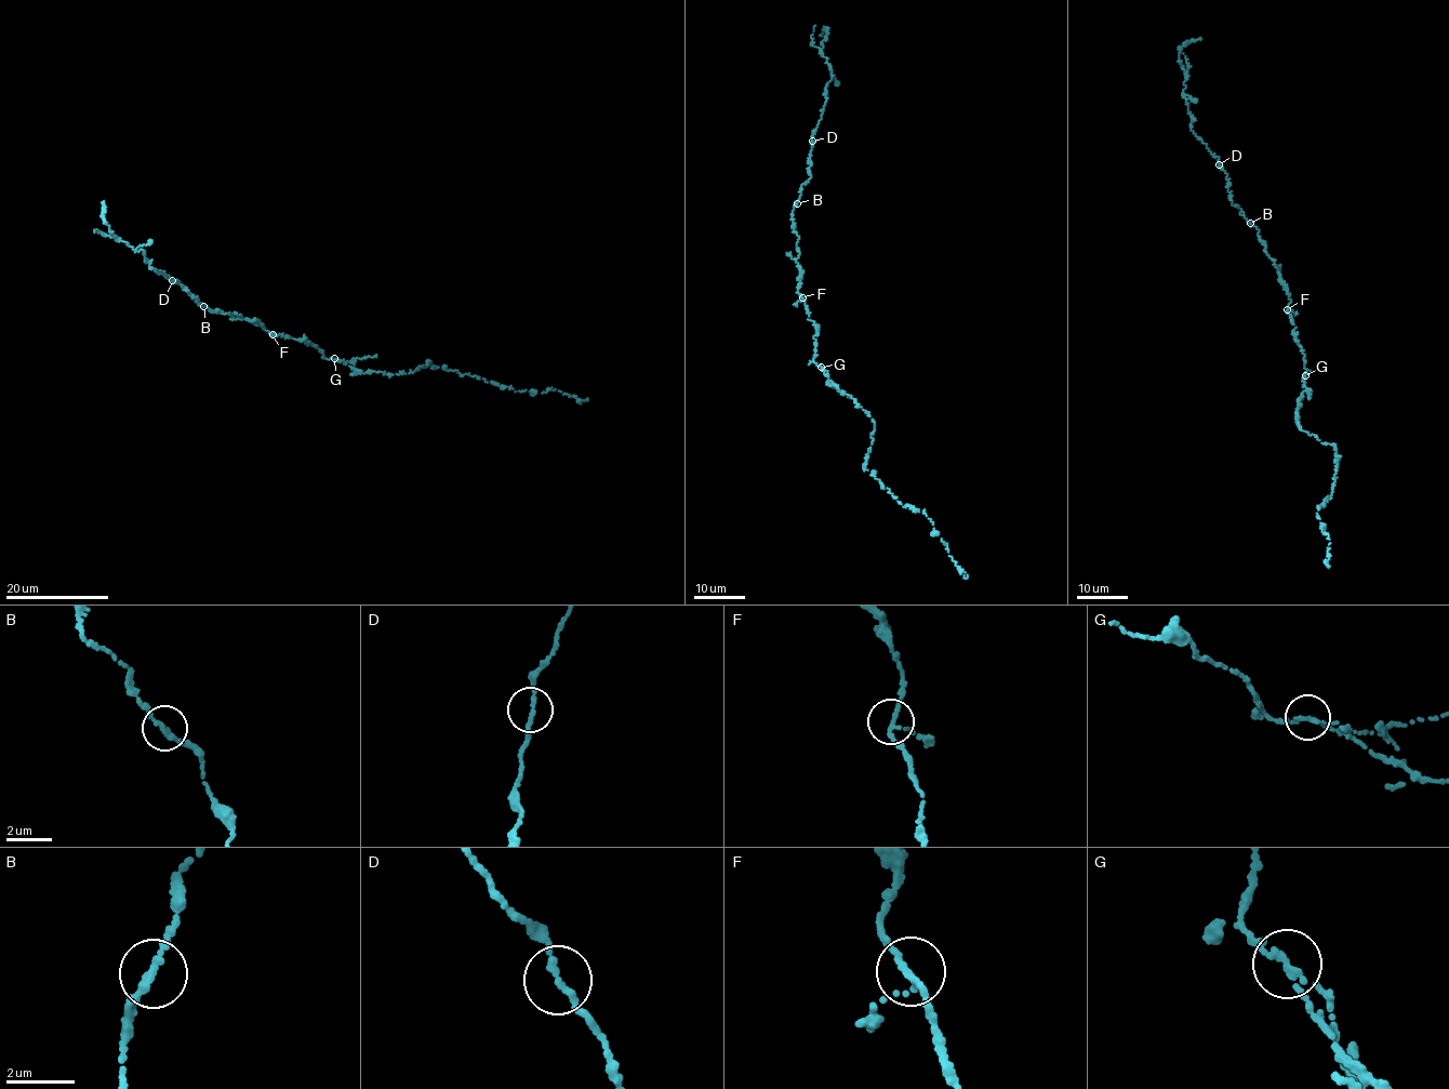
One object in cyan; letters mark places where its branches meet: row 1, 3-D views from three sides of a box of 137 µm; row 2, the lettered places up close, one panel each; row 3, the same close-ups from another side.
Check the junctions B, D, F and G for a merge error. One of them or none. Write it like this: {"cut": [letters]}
{"cut": []}

